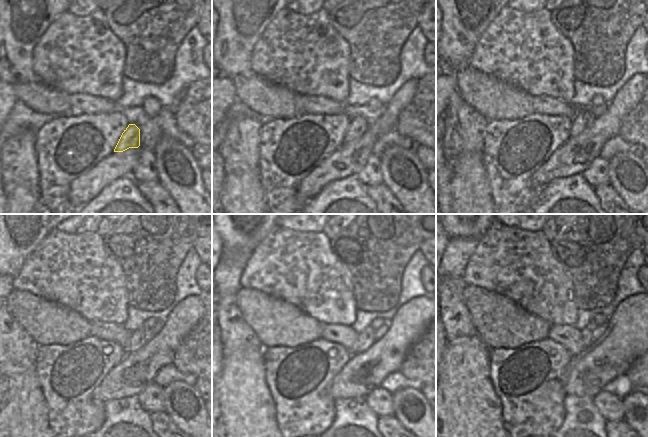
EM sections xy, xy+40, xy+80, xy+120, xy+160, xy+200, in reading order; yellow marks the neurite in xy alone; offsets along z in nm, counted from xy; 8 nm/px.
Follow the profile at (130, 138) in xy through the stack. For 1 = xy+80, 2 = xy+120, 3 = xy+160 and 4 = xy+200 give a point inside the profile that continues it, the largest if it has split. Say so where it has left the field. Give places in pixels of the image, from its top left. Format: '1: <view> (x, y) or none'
1: xy+80 (584, 118)
2: xy+120 (137, 340)
3: xy+160 (366, 337)
4: xy+200 (591, 332)

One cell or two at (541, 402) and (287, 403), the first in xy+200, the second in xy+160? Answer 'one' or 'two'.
one

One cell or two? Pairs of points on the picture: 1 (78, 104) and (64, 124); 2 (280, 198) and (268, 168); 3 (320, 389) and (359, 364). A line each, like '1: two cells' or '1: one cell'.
1: two cells
2: one cell
3: two cells

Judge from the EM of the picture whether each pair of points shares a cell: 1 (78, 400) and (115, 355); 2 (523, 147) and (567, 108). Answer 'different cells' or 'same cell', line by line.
1: same cell
2: different cells

